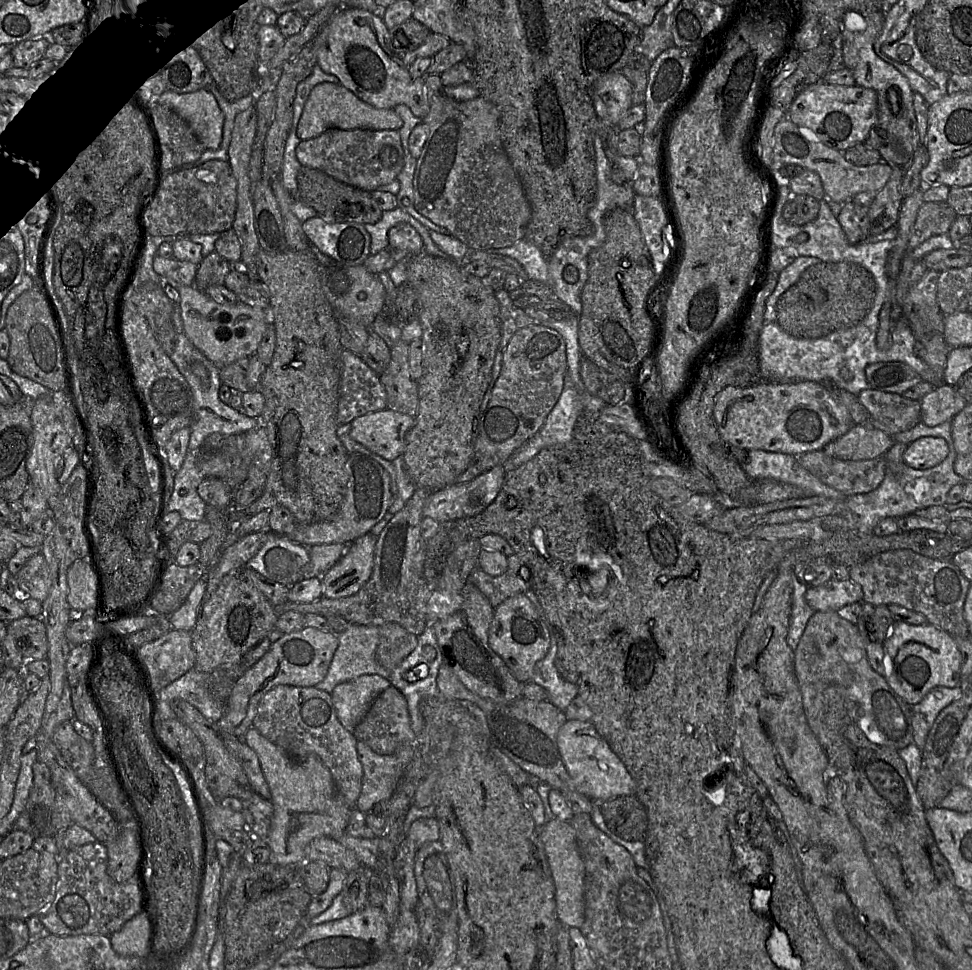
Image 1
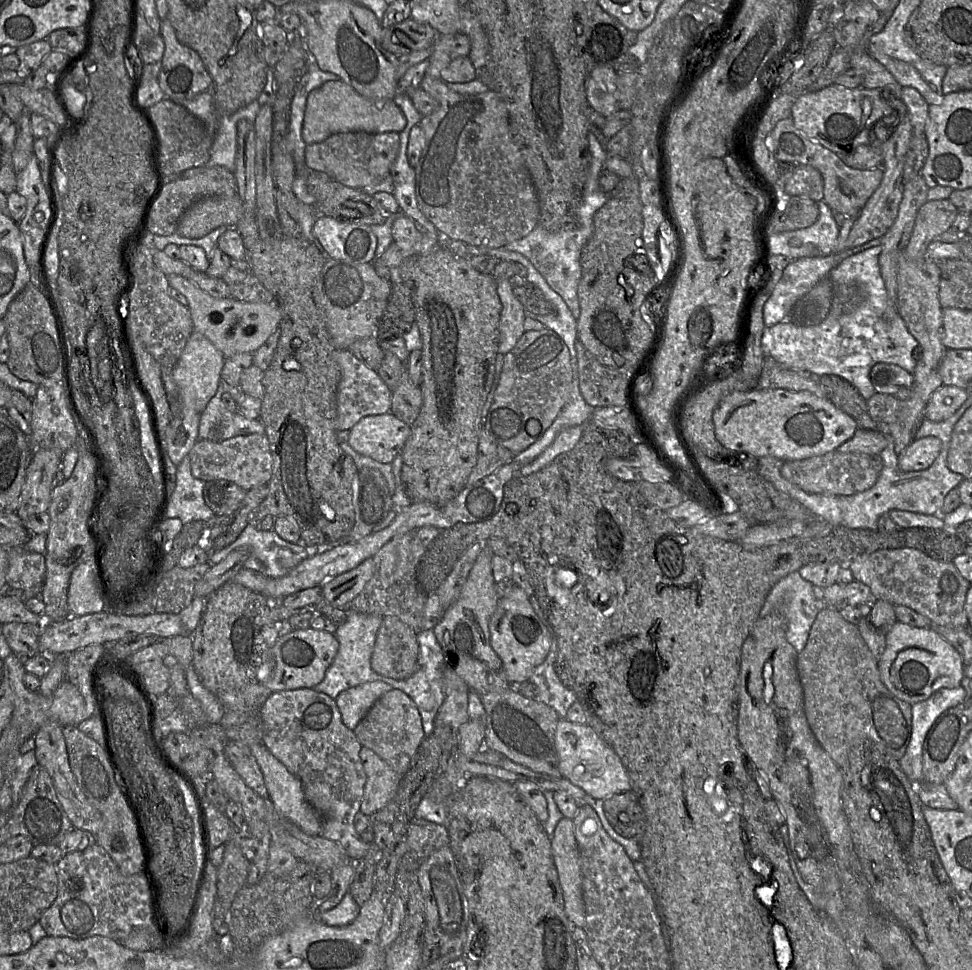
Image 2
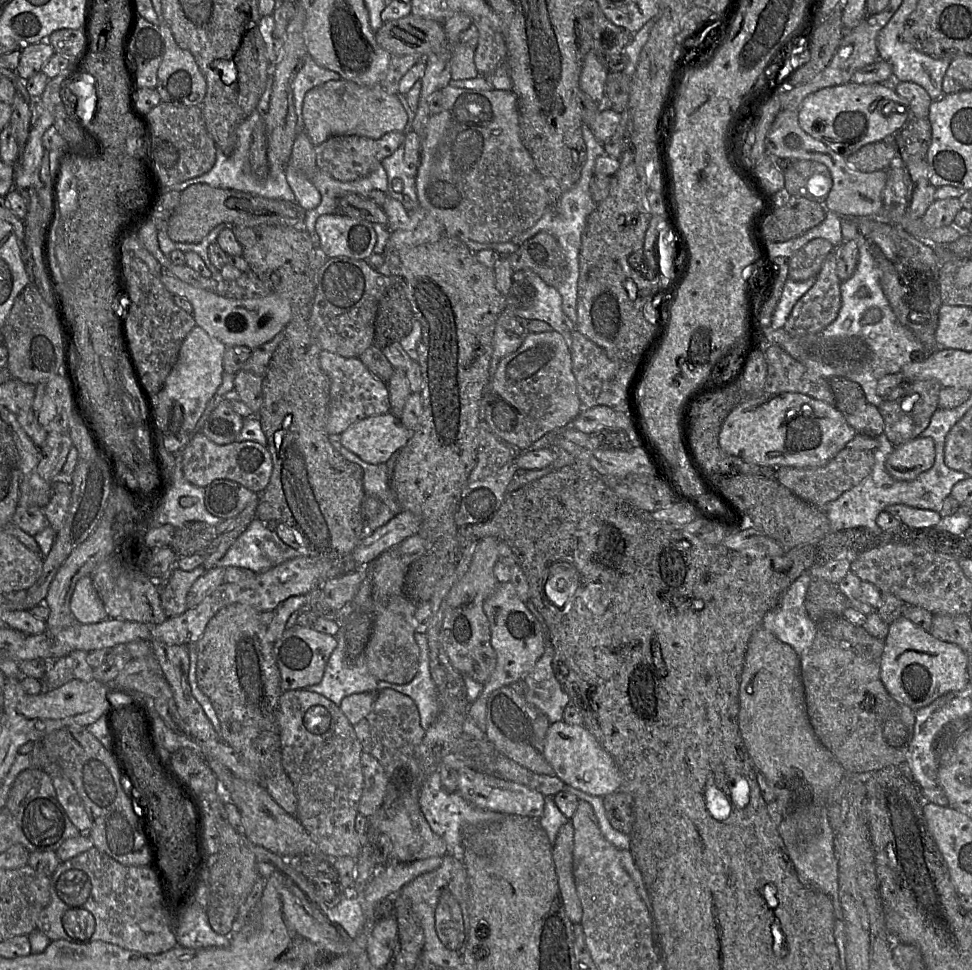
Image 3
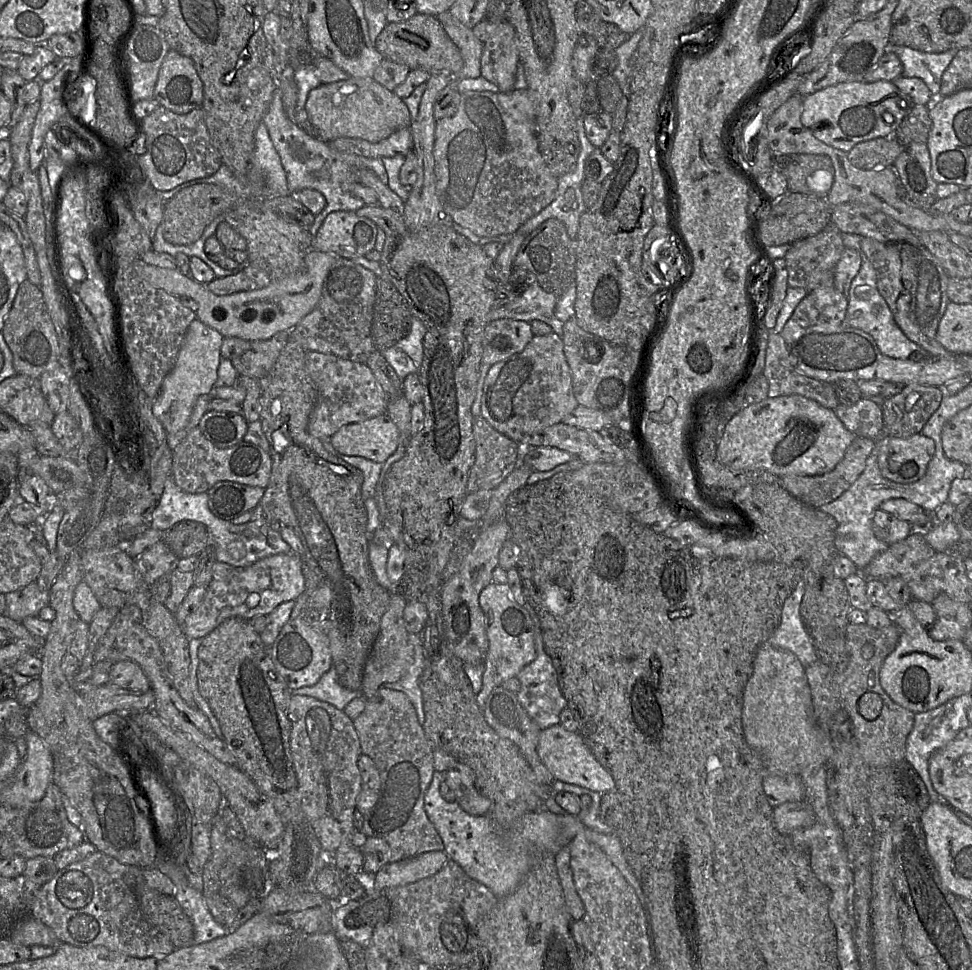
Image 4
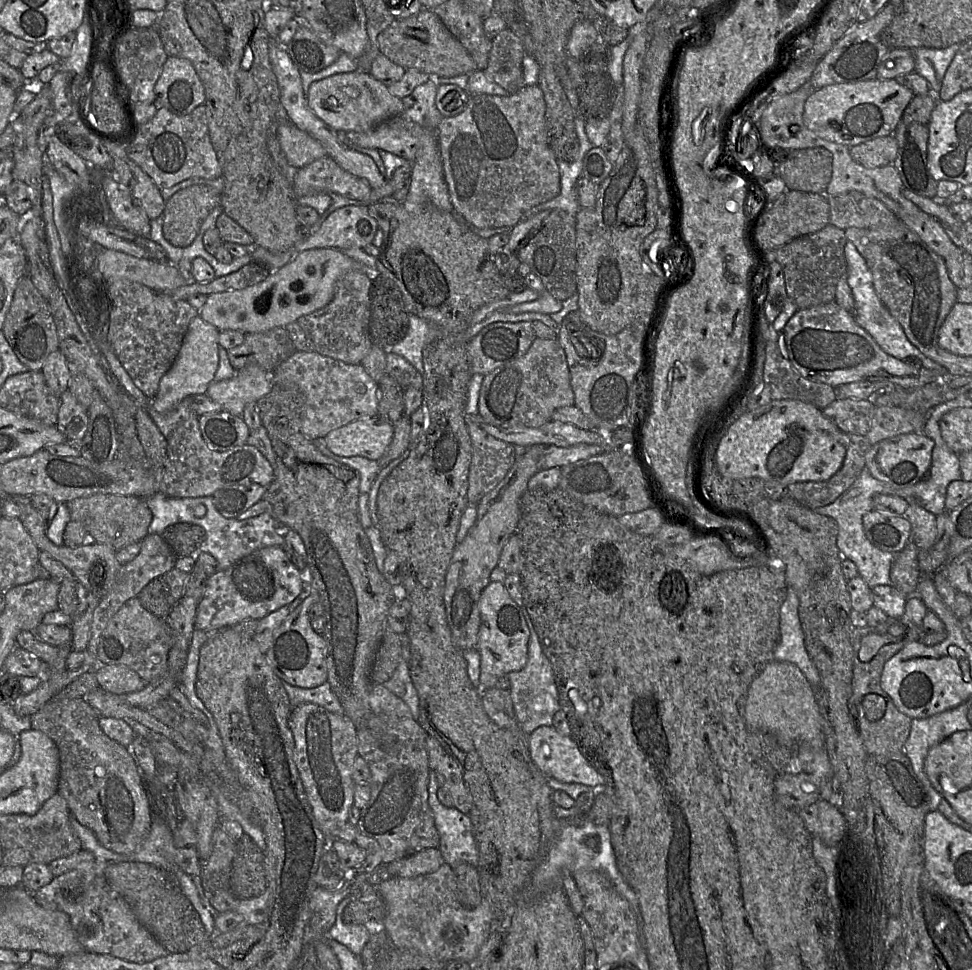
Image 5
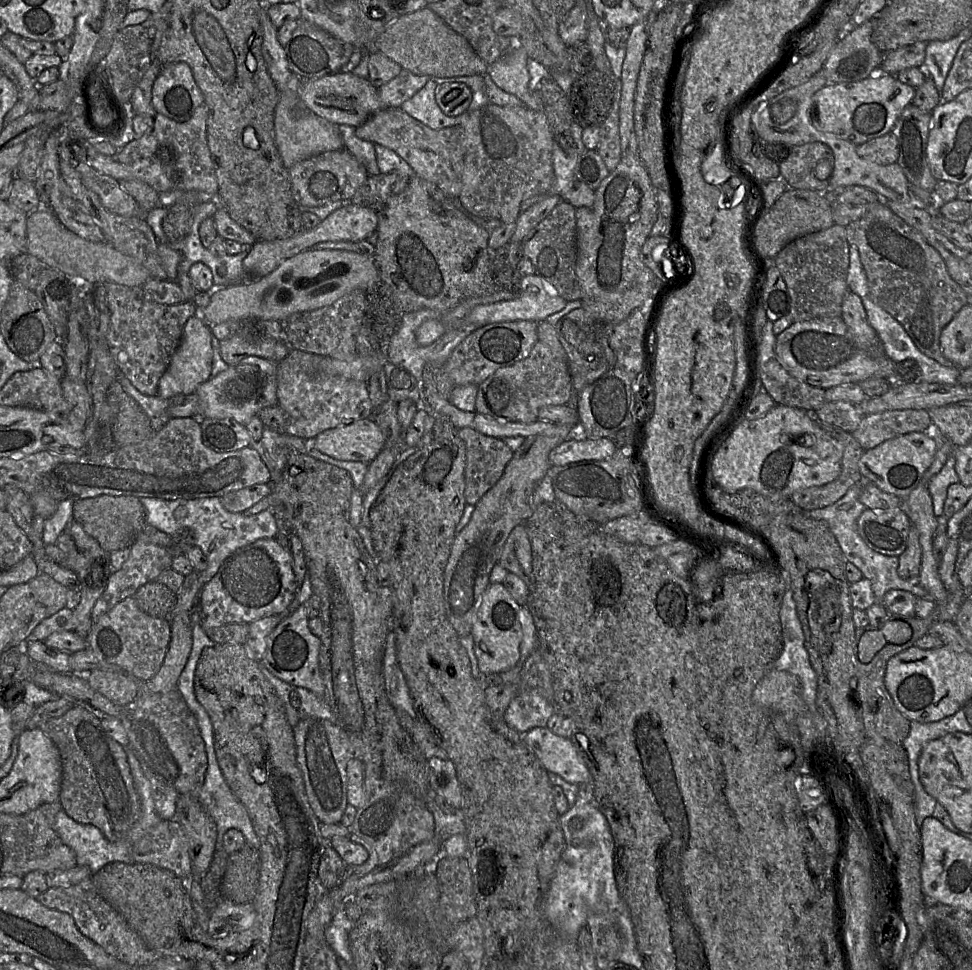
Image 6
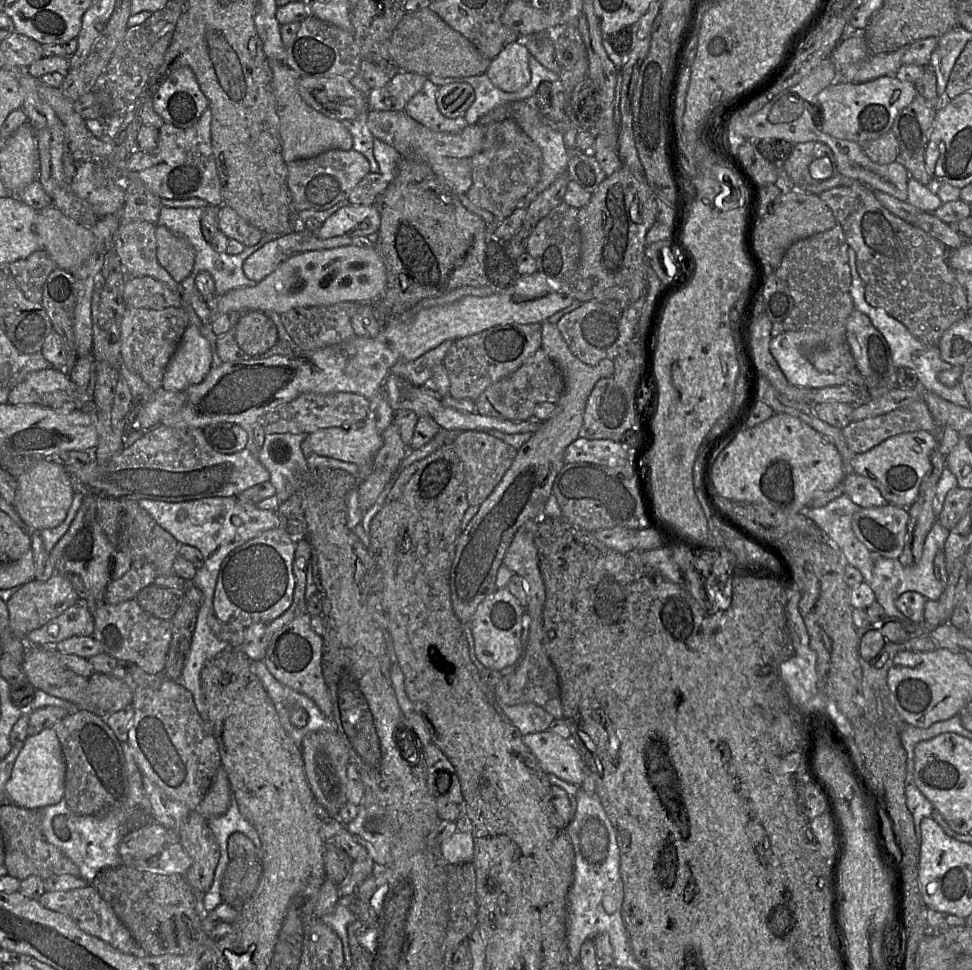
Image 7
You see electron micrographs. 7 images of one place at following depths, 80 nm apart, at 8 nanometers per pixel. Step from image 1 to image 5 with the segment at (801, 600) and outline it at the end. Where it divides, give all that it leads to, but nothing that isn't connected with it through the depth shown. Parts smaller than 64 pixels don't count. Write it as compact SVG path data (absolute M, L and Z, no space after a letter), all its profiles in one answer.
M788 589L785 601L780 608L780 638L774 650L774 660L795 664L817 693L820 675L805 648L798 607L798 596L792 589Z

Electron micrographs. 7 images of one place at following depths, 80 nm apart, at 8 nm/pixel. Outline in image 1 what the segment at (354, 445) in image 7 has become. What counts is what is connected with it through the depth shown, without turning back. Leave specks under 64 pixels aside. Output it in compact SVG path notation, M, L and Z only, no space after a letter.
M386 408L360 416L350 424L353 440L392 462L403 456L405 436L414 426L415 417Z

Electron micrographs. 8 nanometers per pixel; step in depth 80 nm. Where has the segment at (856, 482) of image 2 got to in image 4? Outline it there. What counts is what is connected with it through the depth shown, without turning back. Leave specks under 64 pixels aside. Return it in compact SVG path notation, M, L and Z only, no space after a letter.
M855 437L842 460L830 472L815 476L785 475L780 477L781 486L800 502L809 507L819 508L837 499L858 479L874 447L872 438Z

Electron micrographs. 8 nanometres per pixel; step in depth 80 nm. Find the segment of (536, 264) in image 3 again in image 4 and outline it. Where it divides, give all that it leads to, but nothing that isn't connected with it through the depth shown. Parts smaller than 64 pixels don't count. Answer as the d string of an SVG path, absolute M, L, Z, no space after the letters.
M550 218L531 232L521 244L513 265L532 272L542 287L548 293L560 297L575 281L575 241L567 234L563 222Z

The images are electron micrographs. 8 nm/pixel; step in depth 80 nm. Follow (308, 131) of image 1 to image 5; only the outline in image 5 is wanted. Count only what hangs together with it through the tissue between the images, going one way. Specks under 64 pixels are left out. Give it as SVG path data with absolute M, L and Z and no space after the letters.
M354 71L335 74L311 83L308 89L309 109L337 133L366 132L383 121L403 113L403 103L370 73Z

